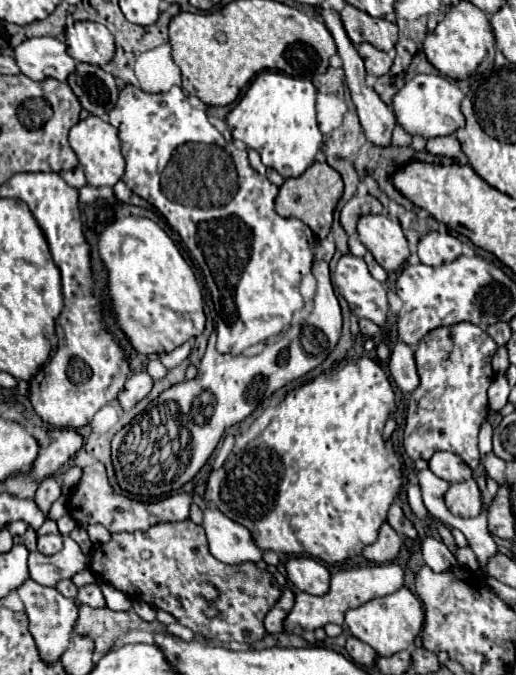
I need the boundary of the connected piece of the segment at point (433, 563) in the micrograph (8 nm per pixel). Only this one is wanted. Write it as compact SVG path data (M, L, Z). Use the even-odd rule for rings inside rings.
M424 538L422 554L424 554L426 566L430 566L434 572L446 572L446 570L452 570L458 566L454 554L440 540Z

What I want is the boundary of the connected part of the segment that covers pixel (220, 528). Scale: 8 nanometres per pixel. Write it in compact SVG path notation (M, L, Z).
M218 508L204 510L204 530L208 536L208 546L212 556L226 564L258 562L262 560L262 550L256 546L250 530L228 516Z

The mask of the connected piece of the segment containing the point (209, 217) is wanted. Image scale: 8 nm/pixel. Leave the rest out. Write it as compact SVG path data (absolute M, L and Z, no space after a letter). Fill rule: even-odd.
M130 84L124 86L110 112L110 124L120 130L122 154L126 160L122 180L134 194L164 214L204 272L218 312L218 352L242 354L248 346L264 342L290 326L294 312L304 306L298 284L312 268L316 236L304 222L276 214L274 198L278 188L250 166L246 148L236 148L234 142L228 142L210 124L206 112L194 108L178 86L162 94L148 94Z

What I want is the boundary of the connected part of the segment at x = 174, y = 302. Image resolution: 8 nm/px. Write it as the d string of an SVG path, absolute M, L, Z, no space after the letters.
M120 218L98 238L98 258L108 270L106 294L118 328L142 354L166 354L194 334L202 334L206 316L202 287L170 236L150 218Z

